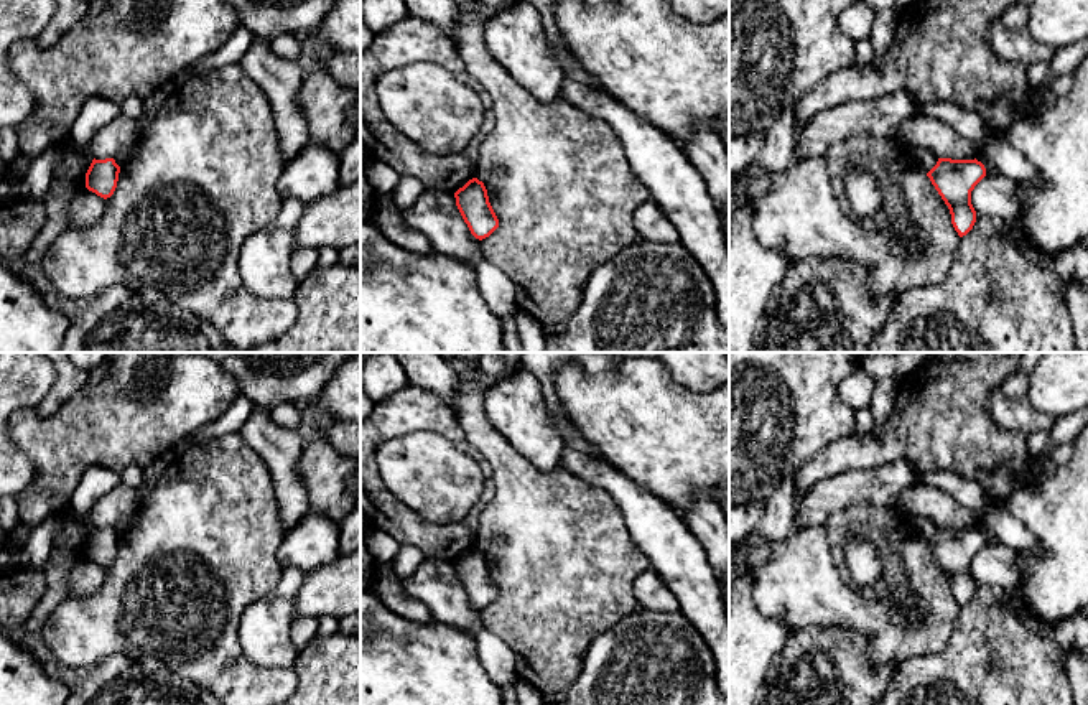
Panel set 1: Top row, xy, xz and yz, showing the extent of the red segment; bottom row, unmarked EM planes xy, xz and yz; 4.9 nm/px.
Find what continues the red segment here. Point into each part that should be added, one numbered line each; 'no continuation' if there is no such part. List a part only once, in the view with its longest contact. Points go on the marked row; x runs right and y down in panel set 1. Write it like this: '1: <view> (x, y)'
no continuation

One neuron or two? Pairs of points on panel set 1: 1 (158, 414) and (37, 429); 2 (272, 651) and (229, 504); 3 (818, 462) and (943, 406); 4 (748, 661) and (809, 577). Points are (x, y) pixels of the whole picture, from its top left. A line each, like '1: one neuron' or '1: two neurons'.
1: one neuron
2: two neurons
3: one neuron
4: two neurons

